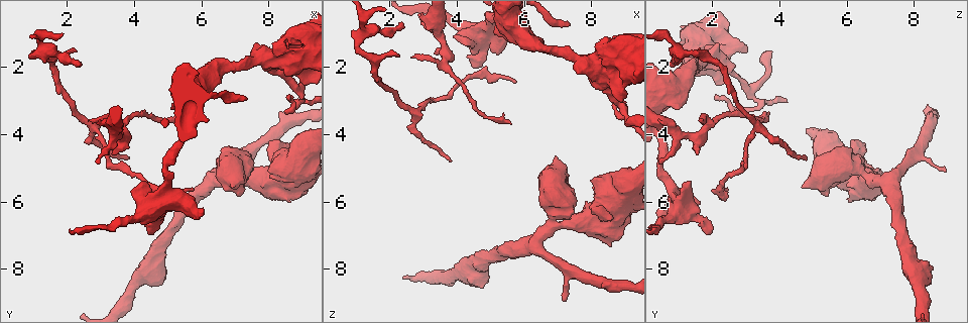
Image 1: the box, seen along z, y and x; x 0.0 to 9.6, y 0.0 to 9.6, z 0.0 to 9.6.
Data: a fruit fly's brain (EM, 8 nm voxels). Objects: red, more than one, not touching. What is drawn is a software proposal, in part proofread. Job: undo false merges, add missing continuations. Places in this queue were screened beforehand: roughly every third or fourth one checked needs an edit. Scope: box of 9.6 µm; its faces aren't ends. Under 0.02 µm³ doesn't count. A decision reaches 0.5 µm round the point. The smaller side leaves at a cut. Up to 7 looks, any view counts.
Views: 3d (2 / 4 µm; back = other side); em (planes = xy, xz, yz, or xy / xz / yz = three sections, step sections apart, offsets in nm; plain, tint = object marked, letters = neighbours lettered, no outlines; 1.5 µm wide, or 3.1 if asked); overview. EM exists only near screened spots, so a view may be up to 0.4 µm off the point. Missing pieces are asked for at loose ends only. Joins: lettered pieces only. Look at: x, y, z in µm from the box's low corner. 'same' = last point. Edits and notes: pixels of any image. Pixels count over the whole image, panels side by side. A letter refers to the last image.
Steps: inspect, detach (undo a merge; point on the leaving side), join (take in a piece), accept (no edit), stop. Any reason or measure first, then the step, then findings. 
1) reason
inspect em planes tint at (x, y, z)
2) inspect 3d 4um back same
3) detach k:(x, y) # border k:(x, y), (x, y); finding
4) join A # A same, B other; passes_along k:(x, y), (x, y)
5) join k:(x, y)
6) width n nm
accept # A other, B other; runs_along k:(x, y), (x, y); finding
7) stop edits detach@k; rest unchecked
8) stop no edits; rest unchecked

thin end
inspect em yz step 8 letters at (8.55, 2.95, 2.05)

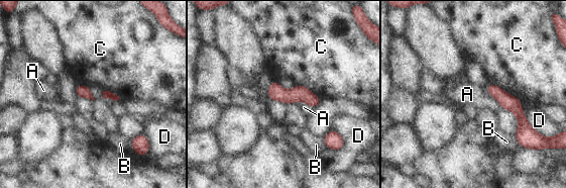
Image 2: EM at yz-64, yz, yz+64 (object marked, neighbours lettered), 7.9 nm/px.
longest_contact C 300 nm
accept # A other, B other, C other, D other; runs_along 2:(270, 89), (317, 102); none of them fits

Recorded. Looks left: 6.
an open end
inspect 3d 2um at (2.65, 3.55, 1.70)

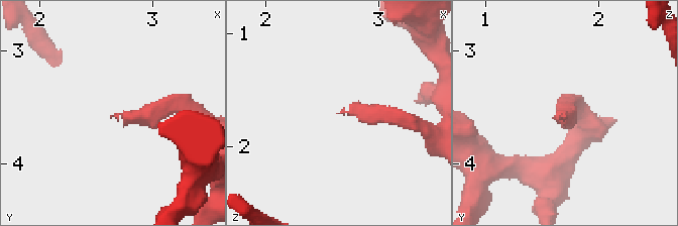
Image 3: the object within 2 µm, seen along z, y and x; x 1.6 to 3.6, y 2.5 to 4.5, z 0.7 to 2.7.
inspect em xz step 8 tint at (2.68, 3.58, 1.72)

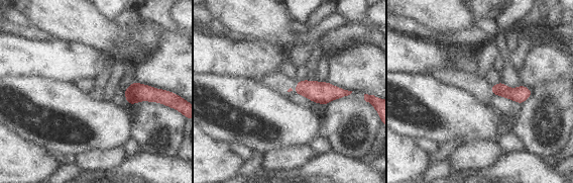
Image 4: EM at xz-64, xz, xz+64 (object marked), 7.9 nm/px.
cut it another way
inspect em planes letters same

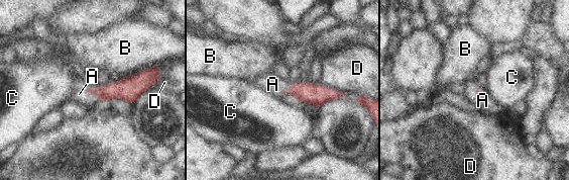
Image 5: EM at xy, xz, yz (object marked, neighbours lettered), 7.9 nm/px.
join A # A same, B other, C other, D other; passes_along 5:(125, 88), (94, 91), (79, 94); the neuron continues

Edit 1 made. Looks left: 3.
branch stops here
inspect em planes letters at (3.80, 4.70, 4.80)

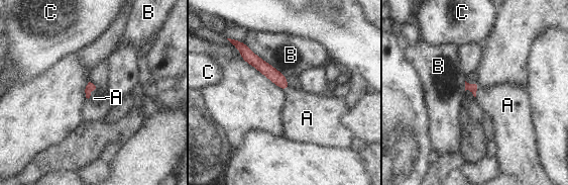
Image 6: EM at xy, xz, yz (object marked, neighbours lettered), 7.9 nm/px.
join A # A same, B other, C other; passes_along 6:(90, 87), (91, 91), (94, 98); the neuron continues

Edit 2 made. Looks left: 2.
stop edits join@5, join@6; rest unchecked

